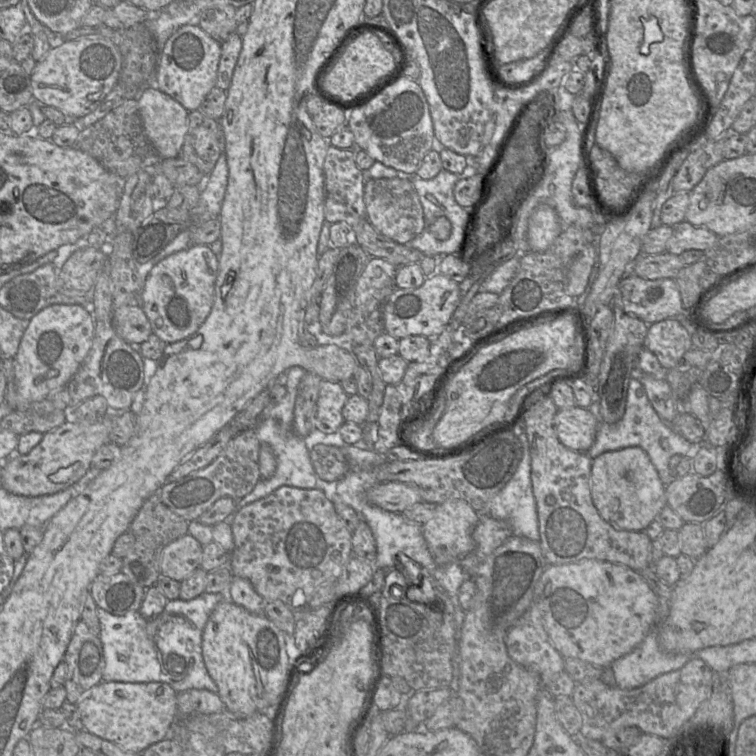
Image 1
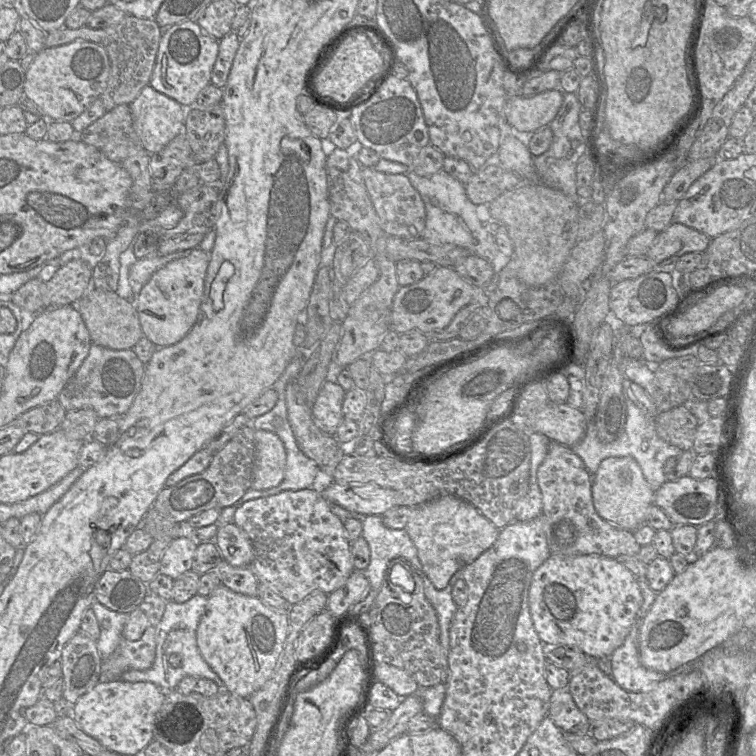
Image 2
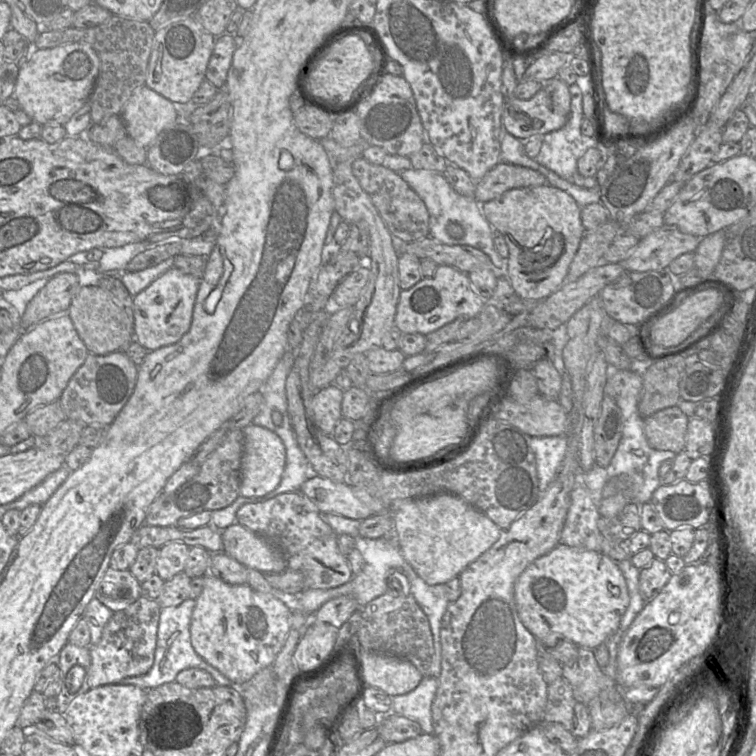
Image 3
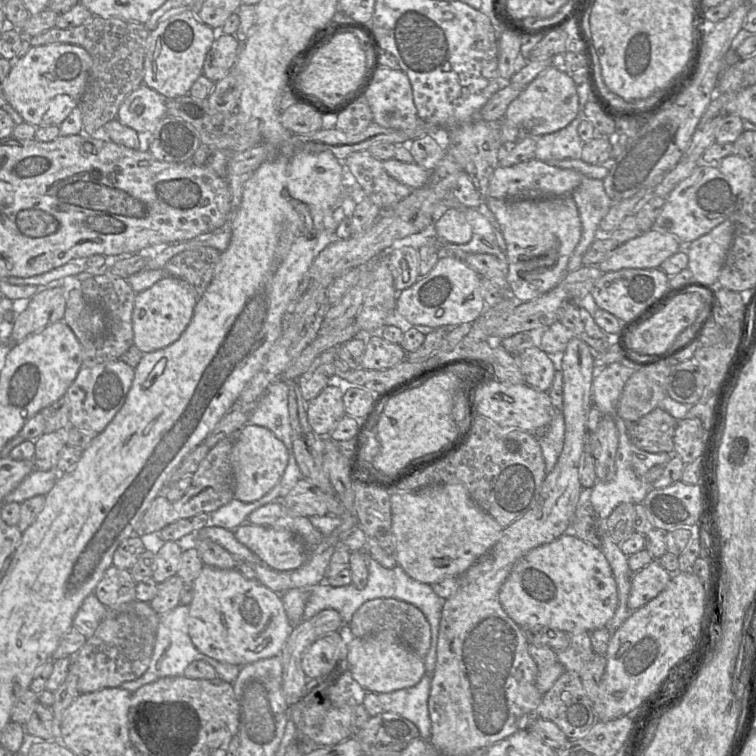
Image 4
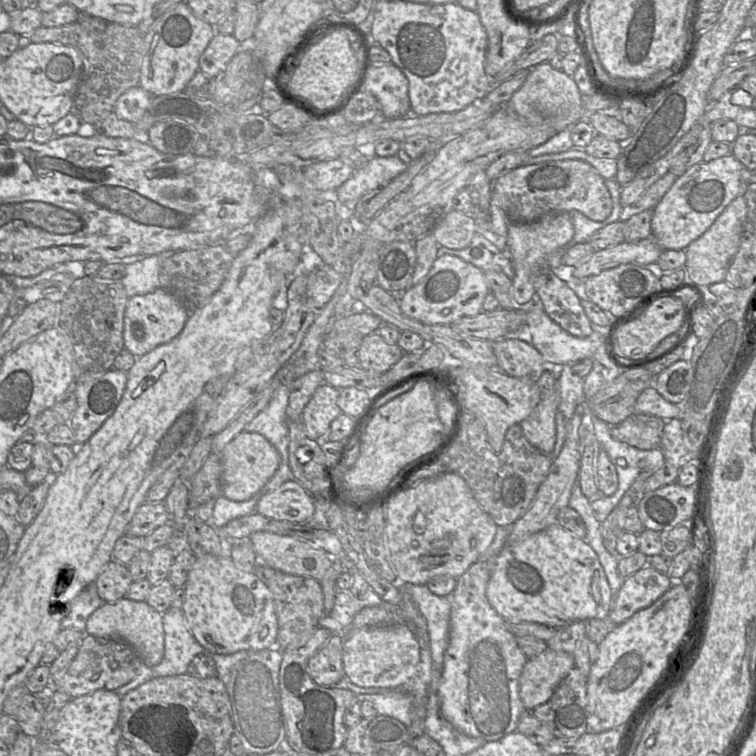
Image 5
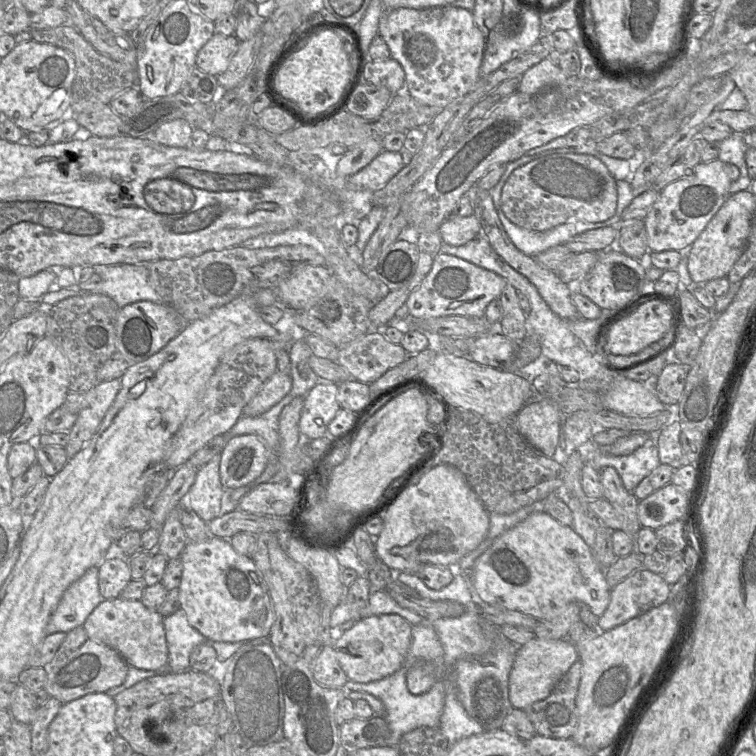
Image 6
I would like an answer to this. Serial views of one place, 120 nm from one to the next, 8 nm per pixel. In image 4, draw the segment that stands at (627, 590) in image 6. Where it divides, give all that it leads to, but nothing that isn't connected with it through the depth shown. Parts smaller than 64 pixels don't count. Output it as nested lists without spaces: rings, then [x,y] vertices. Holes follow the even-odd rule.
[[[654,559],[639,571],[633,572],[627,602],[629,609],[637,610],[656,597],[671,577],[672,574]]]

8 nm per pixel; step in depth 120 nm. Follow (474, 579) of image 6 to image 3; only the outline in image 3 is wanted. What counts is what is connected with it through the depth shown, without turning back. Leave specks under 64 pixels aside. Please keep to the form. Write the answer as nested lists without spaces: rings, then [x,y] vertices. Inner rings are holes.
[[[560,543],[525,569],[515,583],[514,592],[520,620],[536,639],[560,633],[578,647],[588,649],[605,643],[617,631],[630,602],[625,577],[614,560],[601,552]]]

